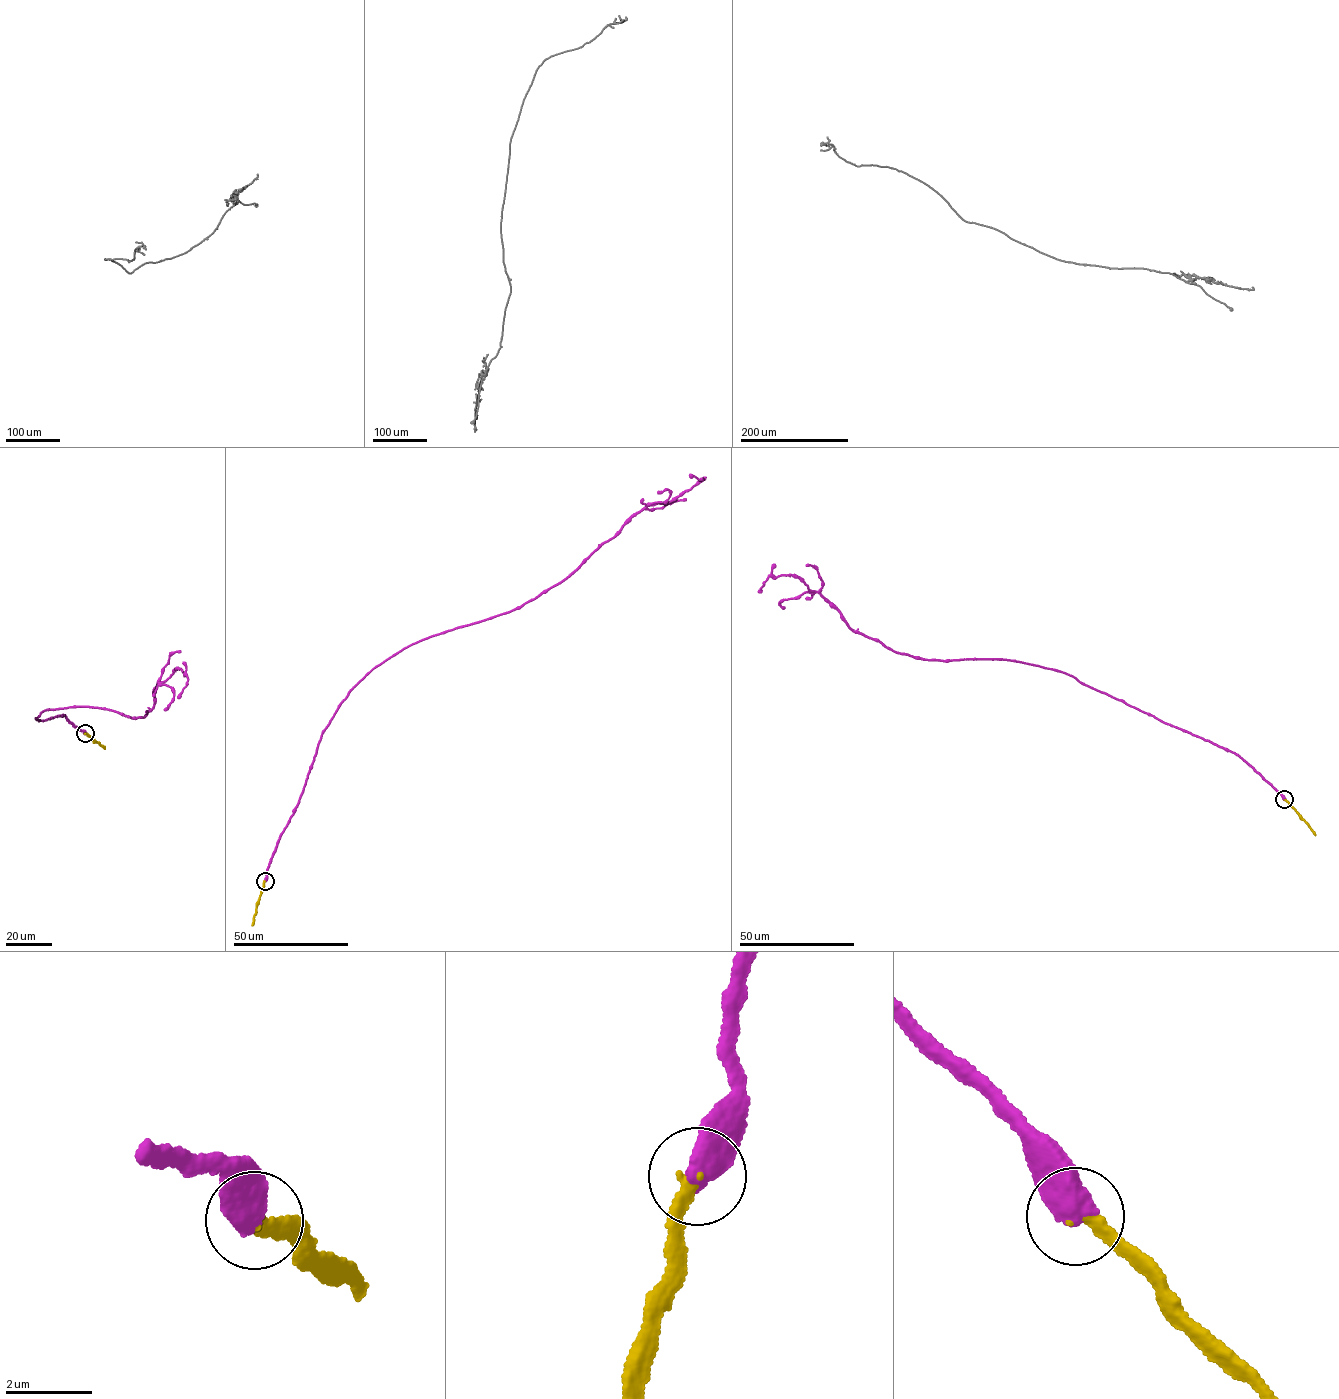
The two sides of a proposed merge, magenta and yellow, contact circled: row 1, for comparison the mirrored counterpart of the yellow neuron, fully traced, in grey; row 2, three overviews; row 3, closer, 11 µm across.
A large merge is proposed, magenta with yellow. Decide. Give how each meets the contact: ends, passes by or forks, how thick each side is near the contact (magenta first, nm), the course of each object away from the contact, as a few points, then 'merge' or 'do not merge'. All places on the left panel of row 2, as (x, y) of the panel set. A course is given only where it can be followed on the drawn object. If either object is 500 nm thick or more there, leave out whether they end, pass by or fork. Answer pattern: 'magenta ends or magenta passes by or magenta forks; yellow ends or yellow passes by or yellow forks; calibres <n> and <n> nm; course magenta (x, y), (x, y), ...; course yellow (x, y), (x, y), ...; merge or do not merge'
calibres 650 and 300 nm; course magenta (85, 733), (64, 715), (35, 719), (81, 706), (142, 718), (156, 685), (178, 668), (188, 679), (177, 698); course yellow (85, 733), (105, 749); merge

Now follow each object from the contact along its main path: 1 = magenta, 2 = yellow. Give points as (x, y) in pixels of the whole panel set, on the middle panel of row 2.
1: (265, 881), (322, 731), (365, 675), (405, 648), (535, 599), (640, 511), (667, 503), (703, 480), (689, 475)
2: (265, 881), (252, 925)

